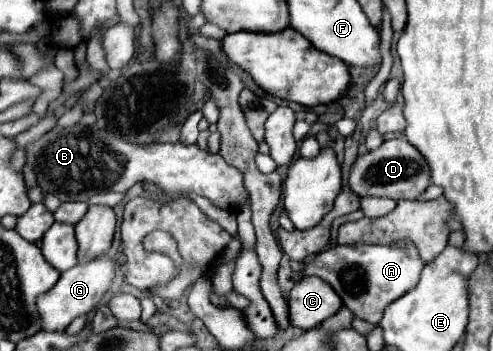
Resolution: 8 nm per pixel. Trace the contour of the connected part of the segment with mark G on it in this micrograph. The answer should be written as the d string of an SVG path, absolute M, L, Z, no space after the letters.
M106 254L100 258L94 258L94 260L88 260L88 262L80 262L74 268L62 272L56 286L50 288L48 292L40 294L36 300L42 330L44 332L64 332L66 326L76 316L88 314L90 310L96 308L96 304L102 300L102 296L110 290L112 280L114 280L114 264Z

